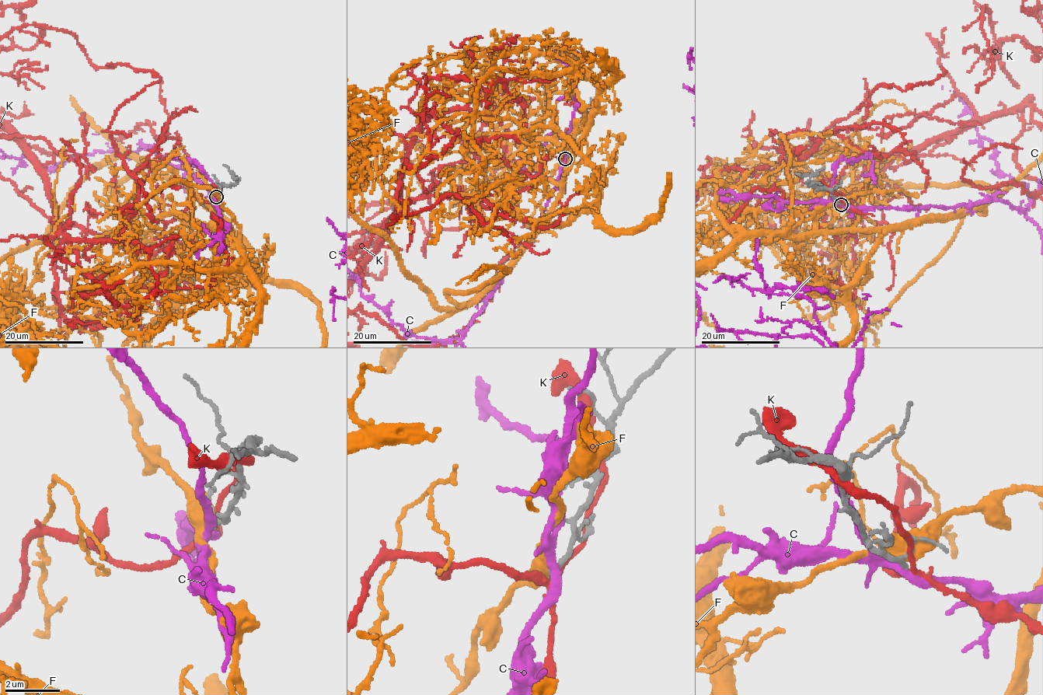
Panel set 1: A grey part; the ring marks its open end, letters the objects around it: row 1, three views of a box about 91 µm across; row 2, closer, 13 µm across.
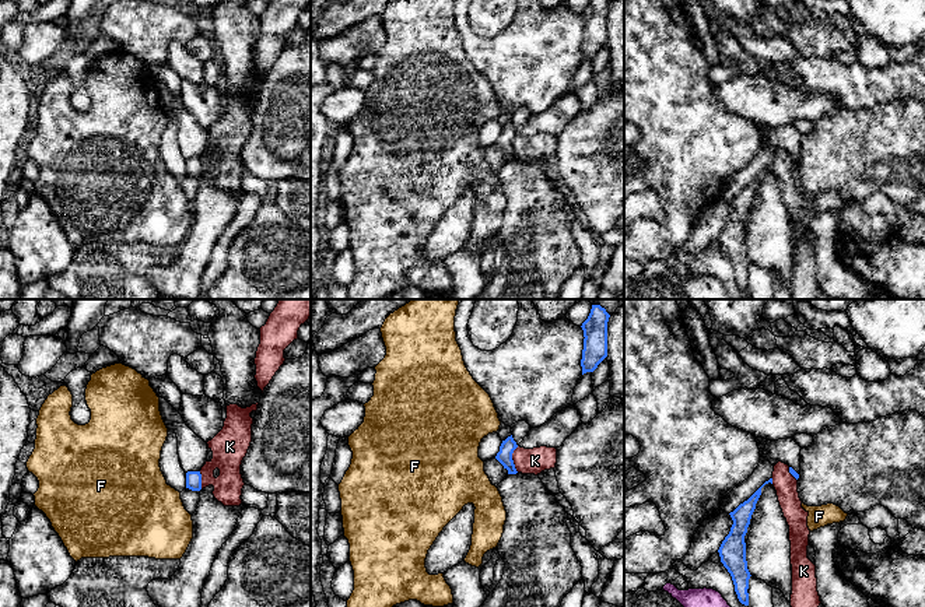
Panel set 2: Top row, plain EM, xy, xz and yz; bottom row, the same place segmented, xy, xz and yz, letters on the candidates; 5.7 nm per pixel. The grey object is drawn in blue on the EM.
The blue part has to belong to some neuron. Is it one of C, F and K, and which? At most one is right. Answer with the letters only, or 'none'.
none

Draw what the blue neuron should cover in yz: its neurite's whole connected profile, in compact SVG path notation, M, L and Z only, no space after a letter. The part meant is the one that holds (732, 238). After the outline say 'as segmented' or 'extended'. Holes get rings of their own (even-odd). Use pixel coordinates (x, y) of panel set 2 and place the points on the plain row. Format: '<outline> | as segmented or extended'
M772 165L765 168L747 187L729 200L733 211L718 236L721 249L732 263L737 285L744 292L749 292L747 276L751 263L747 256L744 222L761 182L761 175L768 169L772 171Z | as segmented

